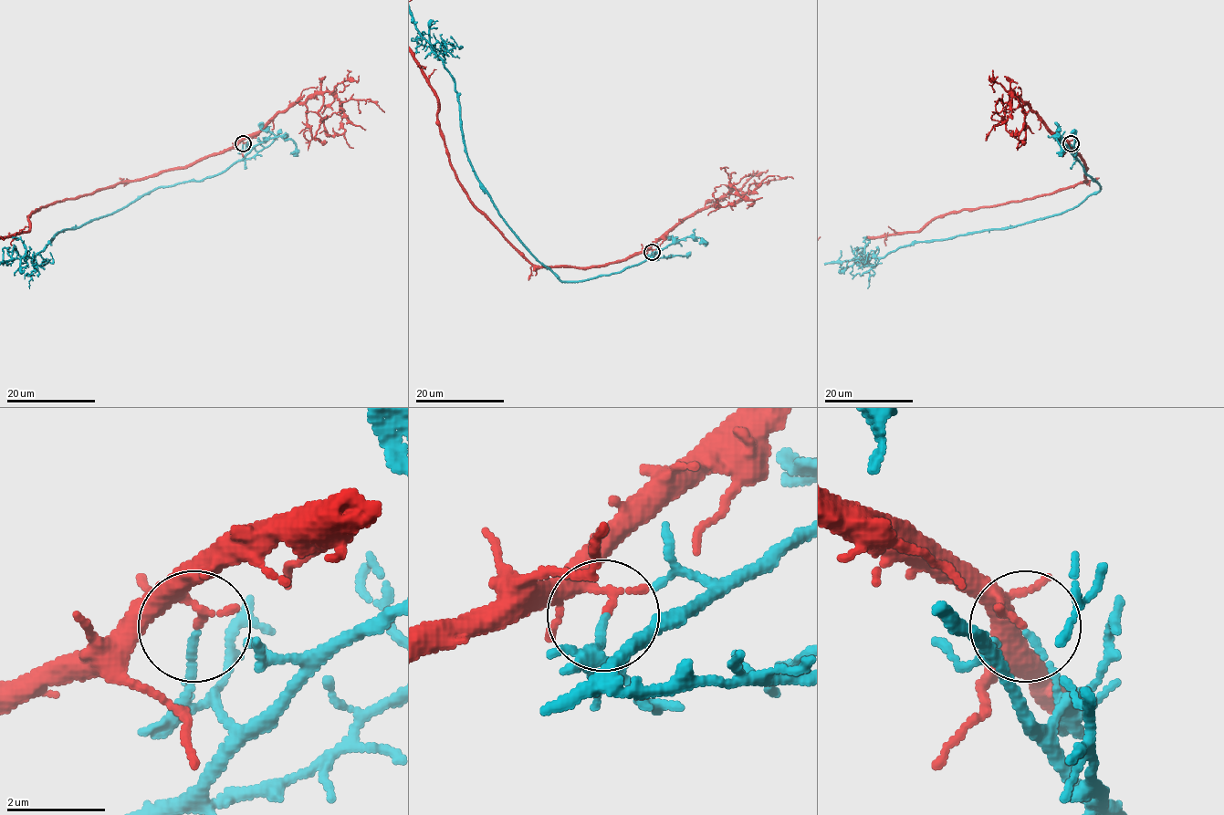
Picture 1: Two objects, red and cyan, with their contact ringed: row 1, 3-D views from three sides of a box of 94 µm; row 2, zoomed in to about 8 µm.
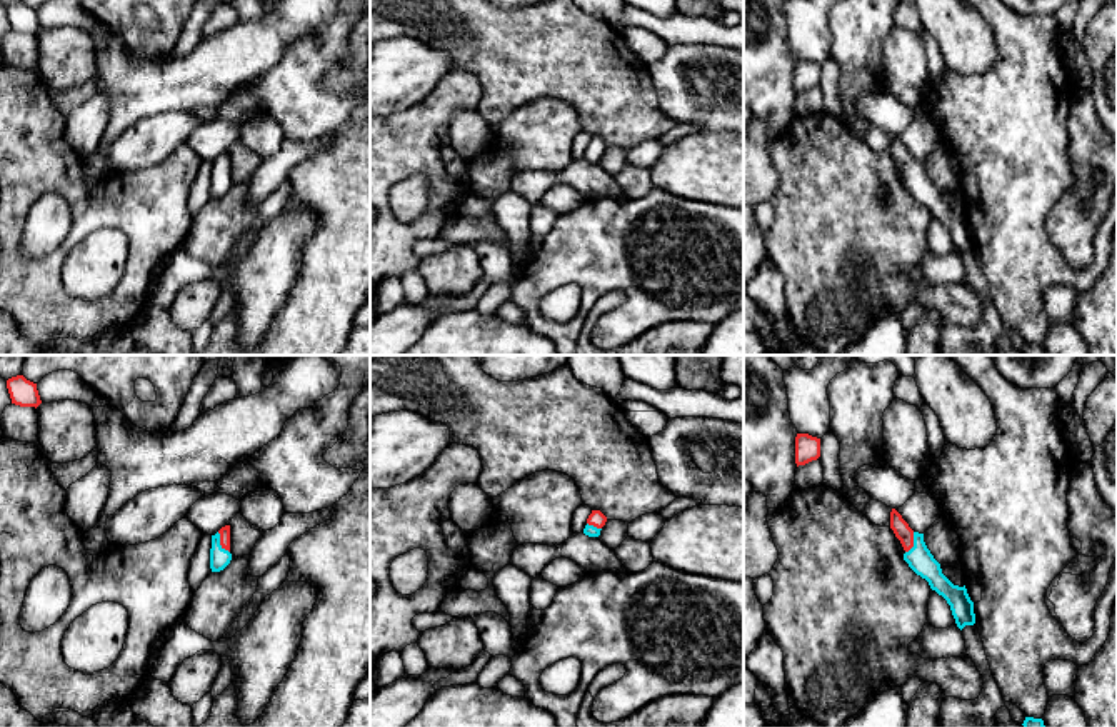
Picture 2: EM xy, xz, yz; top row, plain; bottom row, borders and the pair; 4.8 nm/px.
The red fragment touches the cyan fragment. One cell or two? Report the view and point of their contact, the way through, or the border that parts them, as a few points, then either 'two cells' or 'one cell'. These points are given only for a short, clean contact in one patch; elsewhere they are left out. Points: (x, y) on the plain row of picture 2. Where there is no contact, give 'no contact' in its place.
contact xy (220, 169); border xy (217, 159), (219, 169), (229, 179); two cells

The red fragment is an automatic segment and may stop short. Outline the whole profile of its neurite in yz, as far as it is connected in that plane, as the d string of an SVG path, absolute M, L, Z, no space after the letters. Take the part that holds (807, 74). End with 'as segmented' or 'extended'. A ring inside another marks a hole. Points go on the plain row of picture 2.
M797 60L795 63L795 90L805 92L820 83L820 65L809 60Z; as segmented

